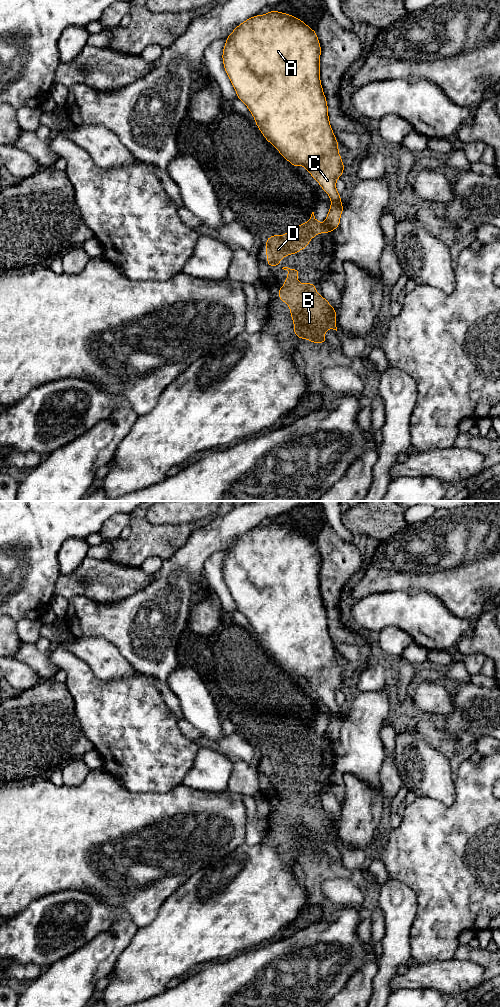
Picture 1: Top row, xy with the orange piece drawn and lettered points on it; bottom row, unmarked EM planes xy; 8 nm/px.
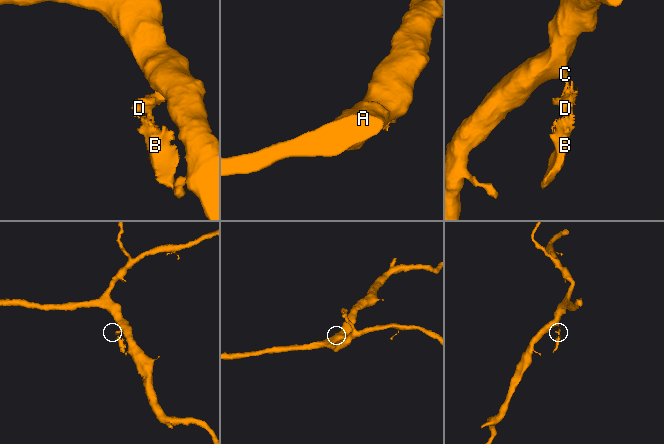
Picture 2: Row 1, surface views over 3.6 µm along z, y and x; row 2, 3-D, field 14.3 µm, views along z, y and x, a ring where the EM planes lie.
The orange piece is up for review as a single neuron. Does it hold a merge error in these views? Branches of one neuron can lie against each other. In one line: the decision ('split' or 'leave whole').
split

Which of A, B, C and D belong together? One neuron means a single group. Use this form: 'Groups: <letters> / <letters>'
Groups: A C / B D

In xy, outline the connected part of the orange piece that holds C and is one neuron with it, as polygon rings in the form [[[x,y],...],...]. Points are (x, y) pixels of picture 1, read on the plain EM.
[[[272,521],[264,527],[255,527],[239,536],[225,551],[222,572],[237,610],[249,621],[255,636],[265,651],[288,672],[293,679],[304,678],[331,711],[325,735],[332,741],[340,737],[344,718],[336,702],[336,692],[345,678],[338,663],[338,653],[329,634],[327,611],[320,593],[321,557],[316,543],[291,526]]]

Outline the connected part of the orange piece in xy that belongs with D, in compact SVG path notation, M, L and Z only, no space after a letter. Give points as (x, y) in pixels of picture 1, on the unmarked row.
M312 724L308 734L289 741L285 747L271 747L266 751L266 777L279 779L283 769L296 767L301 761L305 761L319 745L332 745L332 741L326 735L319 735Z

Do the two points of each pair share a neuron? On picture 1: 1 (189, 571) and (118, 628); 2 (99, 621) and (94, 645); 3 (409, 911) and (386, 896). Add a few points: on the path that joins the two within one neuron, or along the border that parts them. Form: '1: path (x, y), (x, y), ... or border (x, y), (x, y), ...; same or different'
1: path (171, 589), (136, 624); same
2: border (75, 636), (100, 637), (109, 641), (116, 648); different
3: path (403, 907), (392, 896); same

